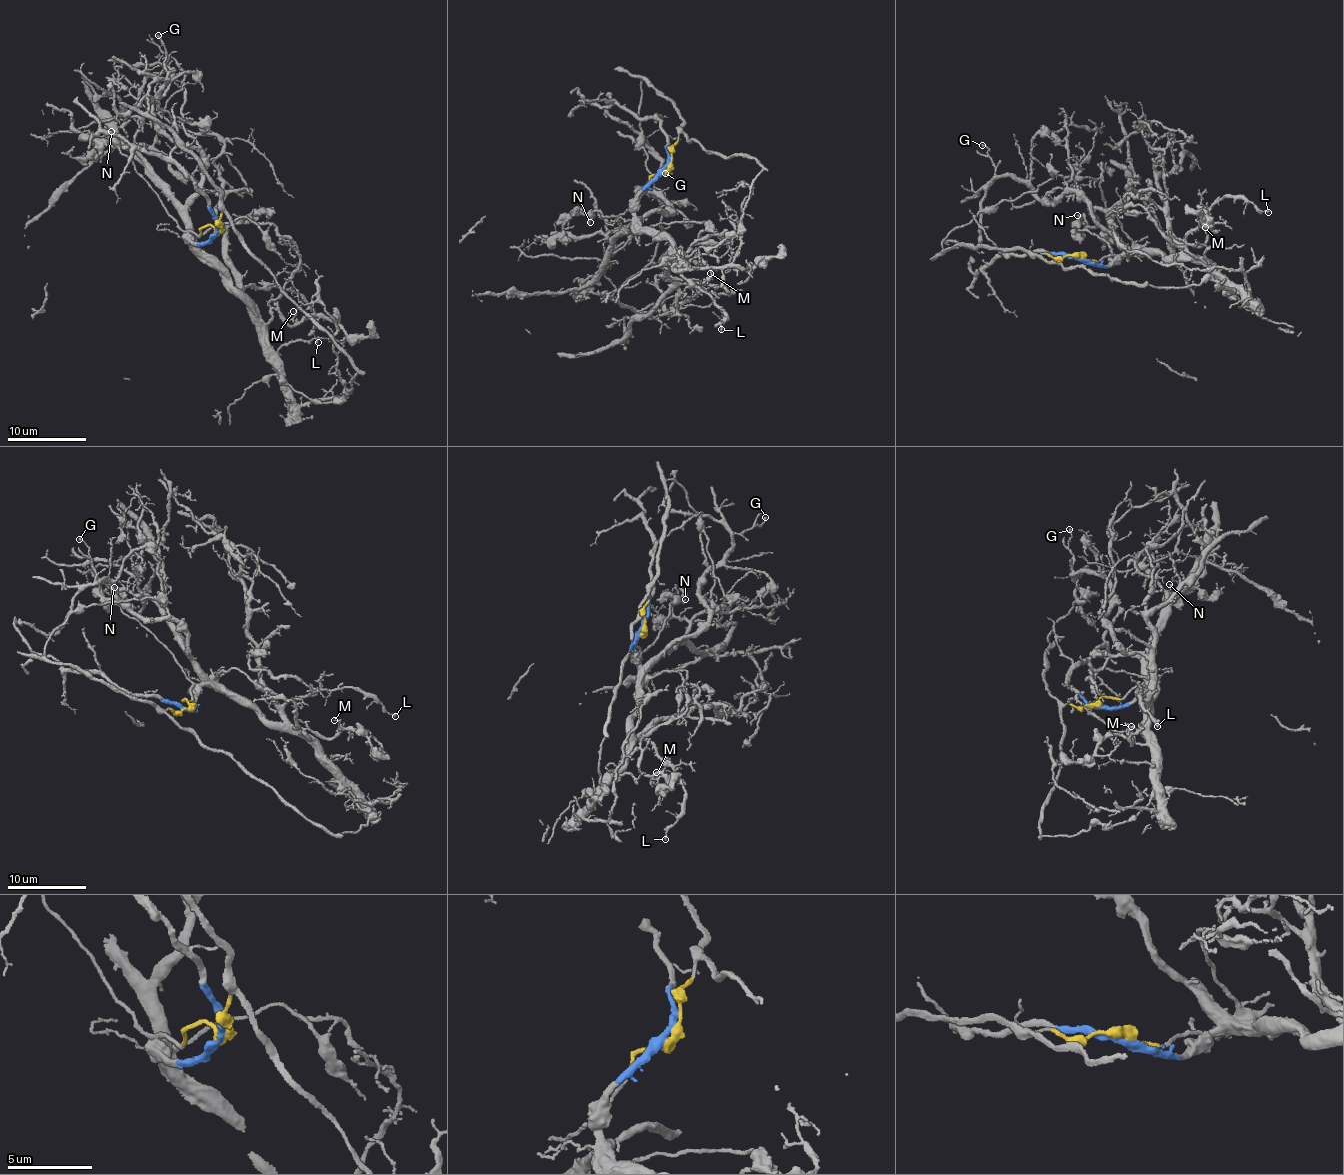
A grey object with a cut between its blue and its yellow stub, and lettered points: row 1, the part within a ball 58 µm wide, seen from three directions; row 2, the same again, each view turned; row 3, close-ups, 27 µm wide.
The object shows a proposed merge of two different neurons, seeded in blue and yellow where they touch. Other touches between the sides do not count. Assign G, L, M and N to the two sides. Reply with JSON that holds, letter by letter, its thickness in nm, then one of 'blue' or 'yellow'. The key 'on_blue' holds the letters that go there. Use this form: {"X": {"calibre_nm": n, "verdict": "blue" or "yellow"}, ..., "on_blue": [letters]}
{"G": {"calibre_nm": 140, "verdict": "blue"}, "L": {"calibre_nm": 140, "verdict": "blue"}, "M": {"calibre_nm": 150, "verdict": "blue"}, "N": {"calibre_nm": 150, "verdict": "yellow"}, "on_blue": ["G", "L", "M"]}

